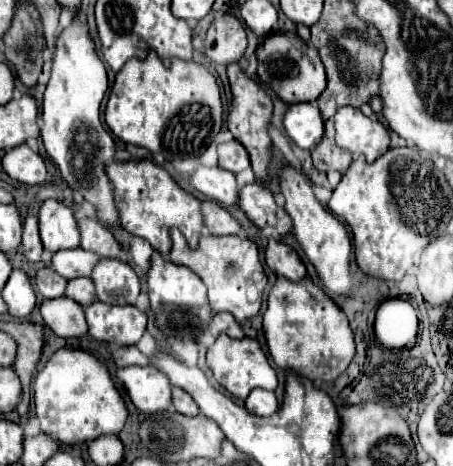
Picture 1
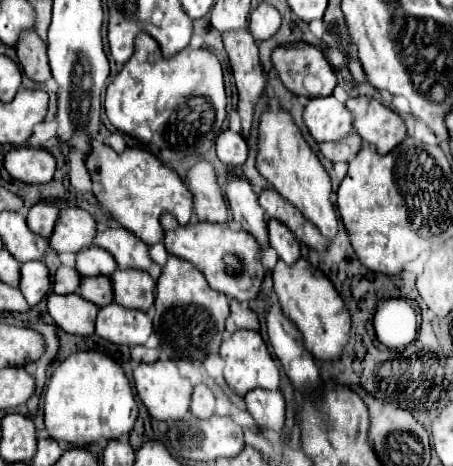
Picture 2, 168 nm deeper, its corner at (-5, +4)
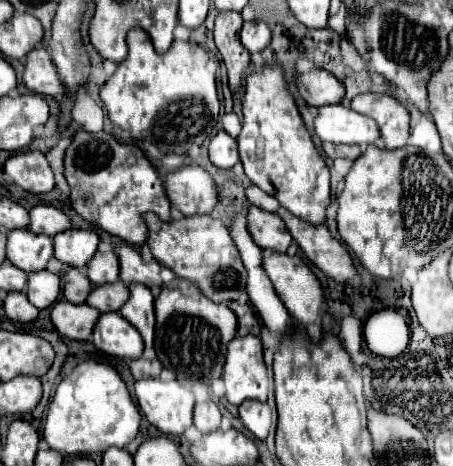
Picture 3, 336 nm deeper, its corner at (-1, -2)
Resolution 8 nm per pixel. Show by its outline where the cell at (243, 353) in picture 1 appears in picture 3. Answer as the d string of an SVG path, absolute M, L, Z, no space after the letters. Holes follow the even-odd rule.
M246 335L230 341L222 379L226 385L226 399L232 405L240 405L246 399L266 401L268 375L262 359L260 337Z

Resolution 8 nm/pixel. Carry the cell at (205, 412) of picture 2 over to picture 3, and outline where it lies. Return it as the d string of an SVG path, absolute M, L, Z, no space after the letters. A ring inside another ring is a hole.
M206 401L206 403L198 403L194 407L194 425L198 427L200 433L208 433L208 431L216 431L220 427L220 409L214 401Z

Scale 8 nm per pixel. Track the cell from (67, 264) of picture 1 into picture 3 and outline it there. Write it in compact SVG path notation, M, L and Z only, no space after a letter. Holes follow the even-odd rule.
M98 251L92 257L92 263L88 263L86 275L94 285L114 283L120 275L120 263L116 263L116 255L112 255L112 251L106 251L106 253Z

